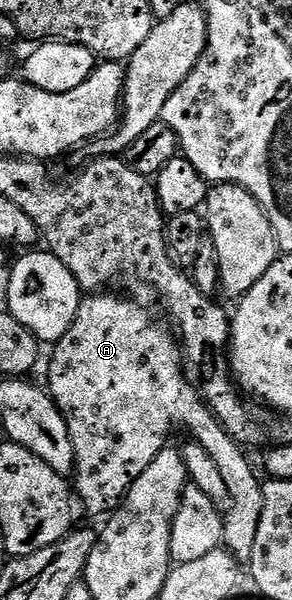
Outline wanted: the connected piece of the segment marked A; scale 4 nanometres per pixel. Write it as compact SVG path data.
M99 291L93 295L86 295L83 296L82 302L78 305L78 310L76 311L76 319L72 323L72 327L68 327L68 331L66 334L64 334L58 342L53 346L54 354L50 357L50 365L54 369L62 369L62 397L60 396L60 408L63 413L68 415L68 420L70 423L70 426L68 427L68 435L72 439L72 447L74 448L74 471L72 474L72 489L73 492L76 494L77 500L80 502L82 500L82 505L84 508L87 509L90 513L103 513L103 515L109 514L111 512L112 507L117 506L119 502L121 502L122 498L125 497L126 492L128 491L128 487L132 487L132 483L139 477L140 475L144 475L144 467L148 467L148 463L152 463L152 459L156 459L156 455L161 451L161 449L167 448L168 442L166 441L170 437L170 432L173 431L173 429L187 429L188 432L190 432L189 436L193 438L193 440L198 442L198 445L200 447L204 447L204 451L208 451L208 455L212 455L212 463L216 463L216 471L220 471L220 476L224 478L224 487L228 491L228 495L230 496L230 504L228 508L225 510L224 513L224 520L222 523L222 545L226 548L226 550L229 551L234 556L234 560L239 563L246 563L249 562L250 556L252 555L252 546L256 543L256 531L260 527L260 515L262 514L262 486L263 482L261 480L258 481L258 477L256 474L254 474L254 469L252 466L250 466L250 461L248 458L245 457L244 454L242 454L243 446L239 444L239 442L234 440L234 437L232 435L228 435L228 431L224 431L222 429L222 426L219 425L216 418L214 418L214 413L212 410L208 408L206 405L206 402L199 390L196 388L196 385L193 385L192 382L189 381L188 378L186 378L186 373L184 370L182 370L182 356L184 356L183 350L180 348L180 341L177 336L174 337L172 334L169 333L168 330L165 329L164 326L161 325L160 322L154 321L154 317L152 314L149 313L146 309L141 309L140 306L137 305L134 301L125 301L122 297L113 297L112 294L110 294L110 291Z

